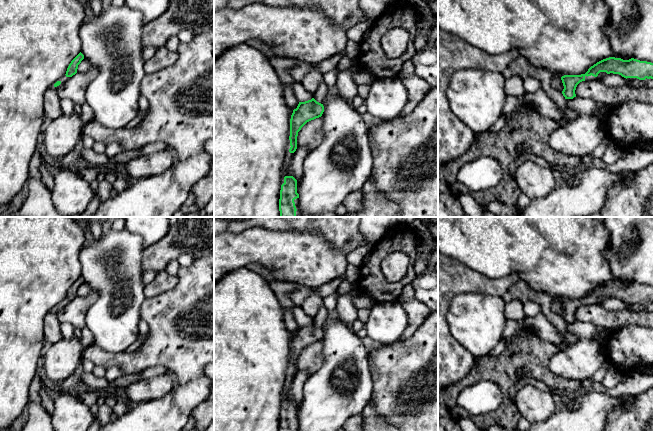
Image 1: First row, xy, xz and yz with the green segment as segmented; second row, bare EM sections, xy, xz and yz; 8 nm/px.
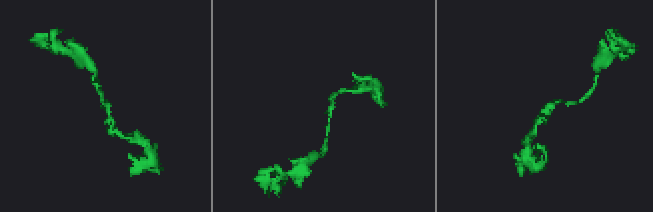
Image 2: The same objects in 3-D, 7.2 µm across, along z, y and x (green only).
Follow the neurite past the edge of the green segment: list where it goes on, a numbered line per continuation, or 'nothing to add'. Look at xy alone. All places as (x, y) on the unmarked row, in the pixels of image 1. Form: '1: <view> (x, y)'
1: xy (63, 303)

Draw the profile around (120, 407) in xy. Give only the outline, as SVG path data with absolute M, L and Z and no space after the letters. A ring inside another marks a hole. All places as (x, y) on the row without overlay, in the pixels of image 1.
M116 399L115 405L112 408L113 413L117 415L118 417L122 416L129 410L129 405L120 399Z

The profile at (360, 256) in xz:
M362 244L350 253L346 254L346 260L349 265L361 268L369 261L370 254L371 248Z

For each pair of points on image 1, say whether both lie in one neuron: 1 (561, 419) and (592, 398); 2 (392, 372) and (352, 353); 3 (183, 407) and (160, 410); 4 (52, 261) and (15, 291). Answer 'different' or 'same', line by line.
1: same
2: different
3: same
4: same

